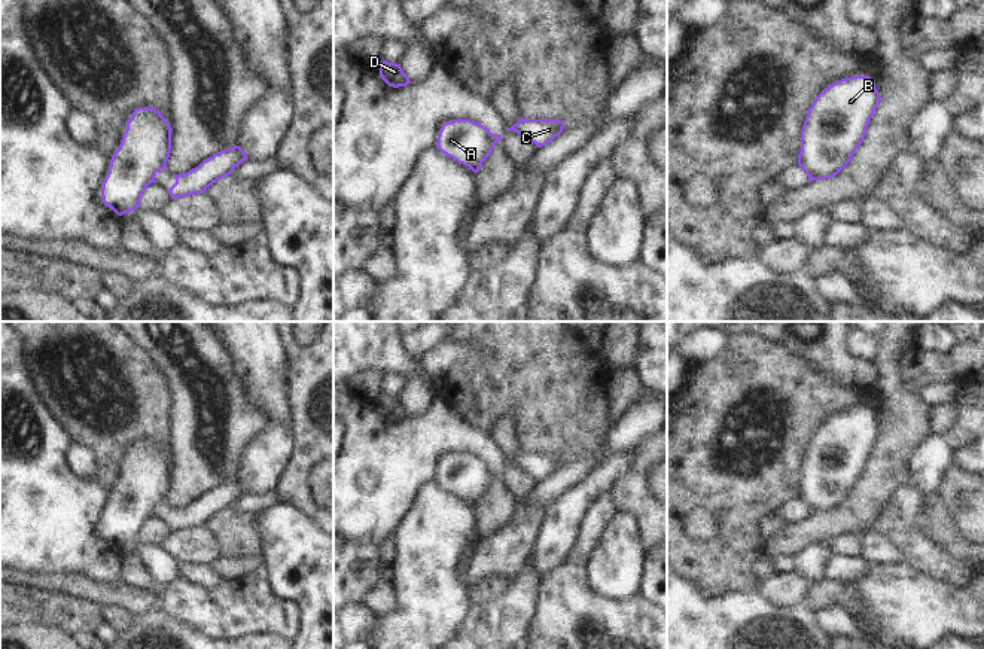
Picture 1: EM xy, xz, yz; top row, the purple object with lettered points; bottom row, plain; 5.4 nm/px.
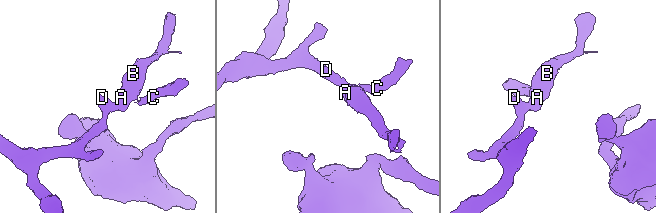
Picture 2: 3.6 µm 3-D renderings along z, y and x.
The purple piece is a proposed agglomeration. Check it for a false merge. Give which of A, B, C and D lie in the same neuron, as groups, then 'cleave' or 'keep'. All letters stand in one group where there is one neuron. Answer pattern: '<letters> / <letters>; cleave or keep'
A B D / C; cleave

